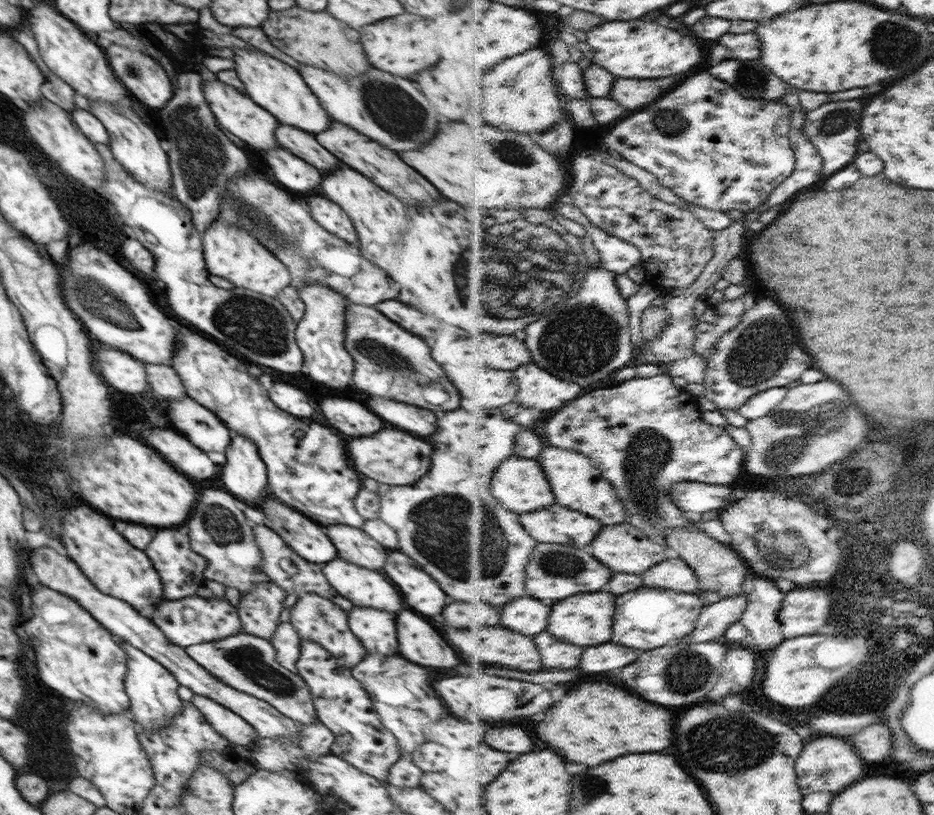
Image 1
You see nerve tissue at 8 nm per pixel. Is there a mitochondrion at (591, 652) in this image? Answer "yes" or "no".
no

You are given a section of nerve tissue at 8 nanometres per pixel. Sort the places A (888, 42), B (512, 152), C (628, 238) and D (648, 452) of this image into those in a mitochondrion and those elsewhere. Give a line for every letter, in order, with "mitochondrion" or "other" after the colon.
A: mitochondrion
B: mitochondrion
C: other
D: mitochondrion

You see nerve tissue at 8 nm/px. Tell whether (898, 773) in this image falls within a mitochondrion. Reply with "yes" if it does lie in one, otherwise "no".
no

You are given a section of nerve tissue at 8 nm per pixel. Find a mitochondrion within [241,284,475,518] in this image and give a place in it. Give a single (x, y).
(376, 351)

